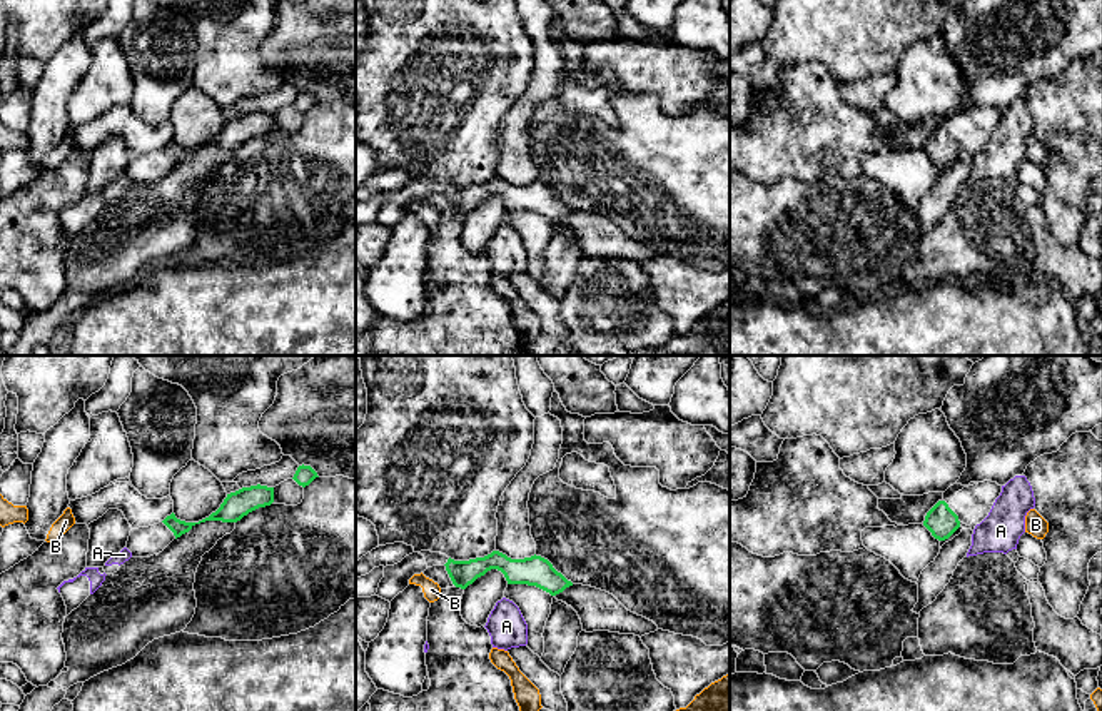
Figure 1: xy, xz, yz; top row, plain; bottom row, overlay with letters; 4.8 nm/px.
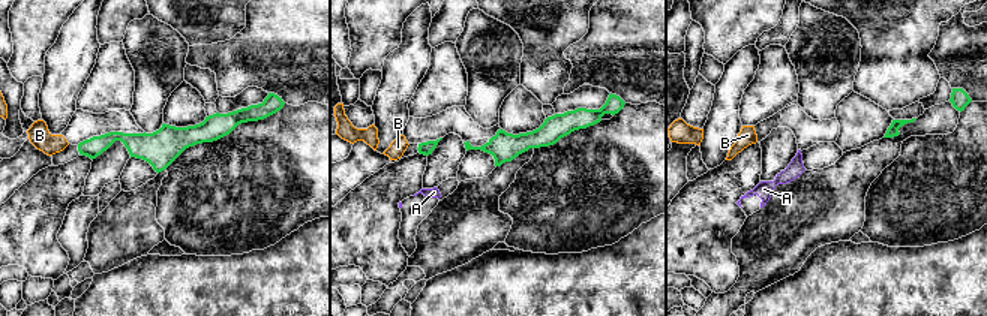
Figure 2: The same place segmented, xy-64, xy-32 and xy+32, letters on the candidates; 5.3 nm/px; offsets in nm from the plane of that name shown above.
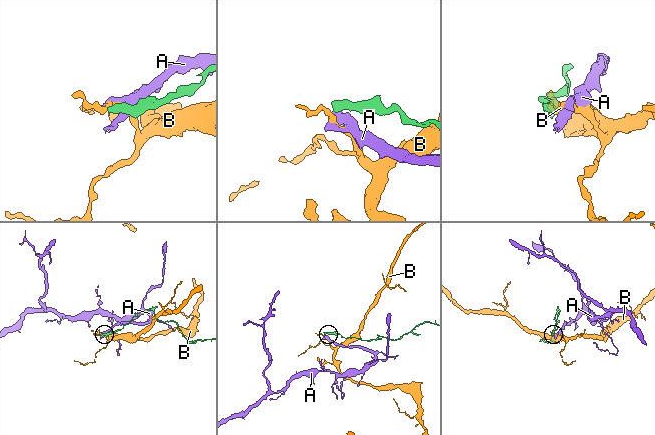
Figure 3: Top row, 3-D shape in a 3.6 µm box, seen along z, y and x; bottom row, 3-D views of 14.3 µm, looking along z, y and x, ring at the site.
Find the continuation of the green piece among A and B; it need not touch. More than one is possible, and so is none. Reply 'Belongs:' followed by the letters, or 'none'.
Belongs: none

